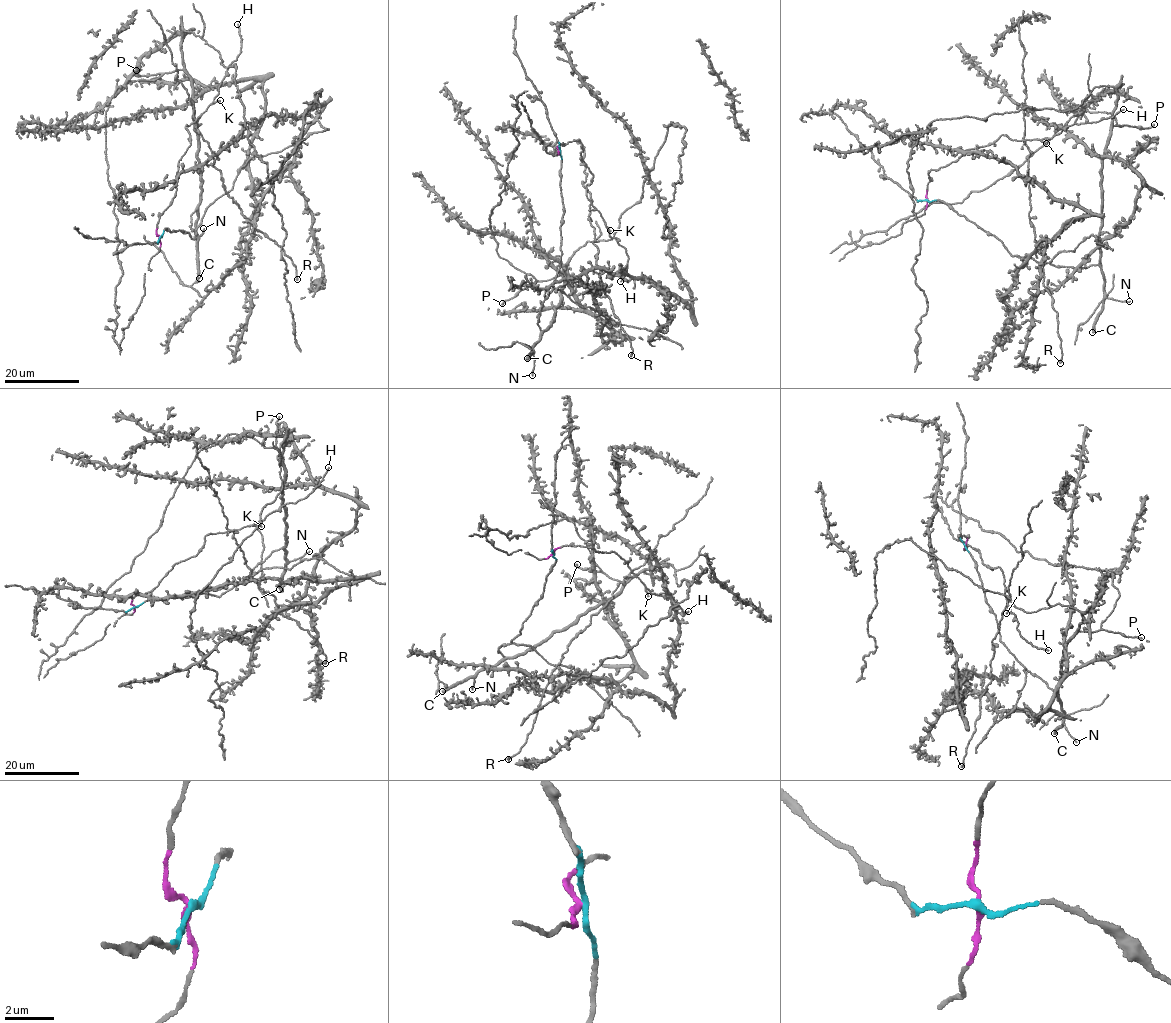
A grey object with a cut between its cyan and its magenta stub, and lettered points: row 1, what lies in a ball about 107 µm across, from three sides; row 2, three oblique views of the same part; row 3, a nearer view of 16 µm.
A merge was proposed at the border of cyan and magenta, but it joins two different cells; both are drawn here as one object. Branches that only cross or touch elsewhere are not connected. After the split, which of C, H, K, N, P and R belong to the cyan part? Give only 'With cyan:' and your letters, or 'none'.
With cyan: C, N, P

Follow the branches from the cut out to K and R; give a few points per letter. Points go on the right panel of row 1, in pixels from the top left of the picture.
K: (927, 199), (928, 173), (955, 162), (967, 150), (990, 145), (1001, 135), (1046, 143)
R: (927, 199), (932, 170), (1001, 135), (1023, 139), (1030, 151), (1029, 222), (1057, 314), (1059, 363)

